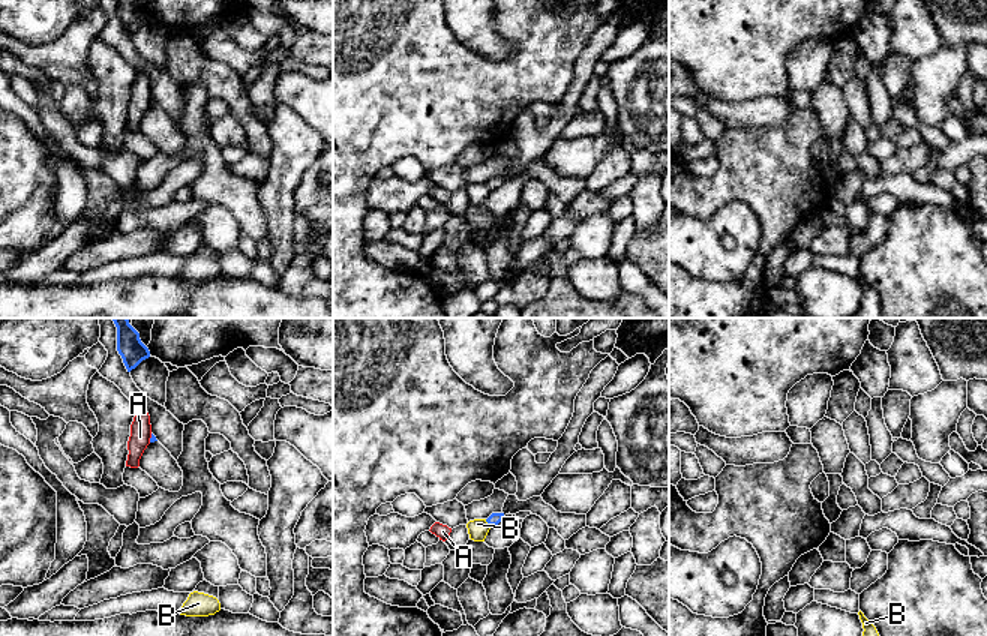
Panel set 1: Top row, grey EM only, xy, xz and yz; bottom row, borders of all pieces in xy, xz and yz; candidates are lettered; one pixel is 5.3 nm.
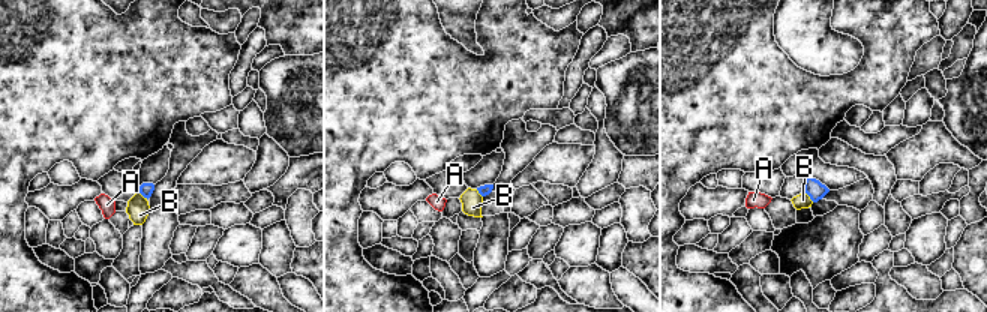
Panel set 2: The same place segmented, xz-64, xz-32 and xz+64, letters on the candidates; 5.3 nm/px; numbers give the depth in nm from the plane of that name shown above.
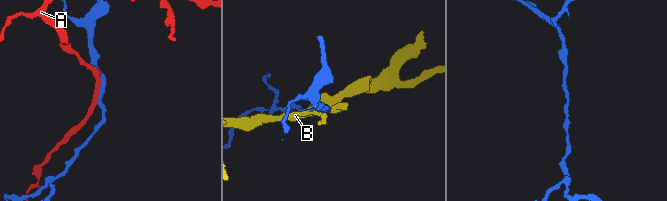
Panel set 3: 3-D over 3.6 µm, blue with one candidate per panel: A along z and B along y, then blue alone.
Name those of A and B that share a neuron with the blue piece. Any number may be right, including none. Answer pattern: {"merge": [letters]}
{"merge": []}

